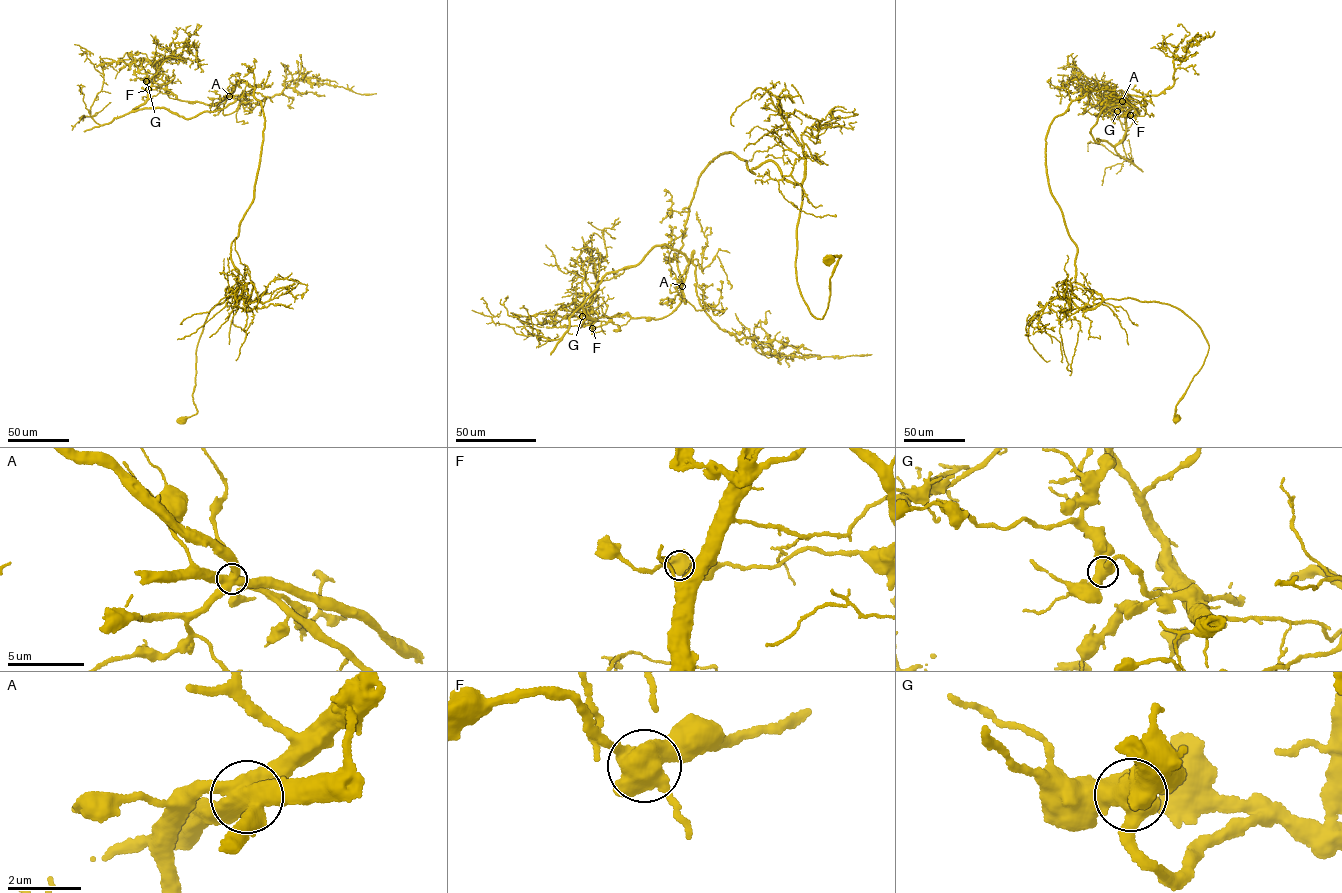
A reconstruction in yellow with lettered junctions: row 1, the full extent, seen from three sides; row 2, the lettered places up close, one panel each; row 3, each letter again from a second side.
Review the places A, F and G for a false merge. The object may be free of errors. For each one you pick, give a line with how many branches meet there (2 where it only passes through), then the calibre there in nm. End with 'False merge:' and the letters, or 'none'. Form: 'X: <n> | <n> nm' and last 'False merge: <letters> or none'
A: 5 | 600 nm
False merge: A

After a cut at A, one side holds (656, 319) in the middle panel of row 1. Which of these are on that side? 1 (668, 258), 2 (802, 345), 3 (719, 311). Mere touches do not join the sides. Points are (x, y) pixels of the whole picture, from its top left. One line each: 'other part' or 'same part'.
1: other part
2: same part
3: other part

